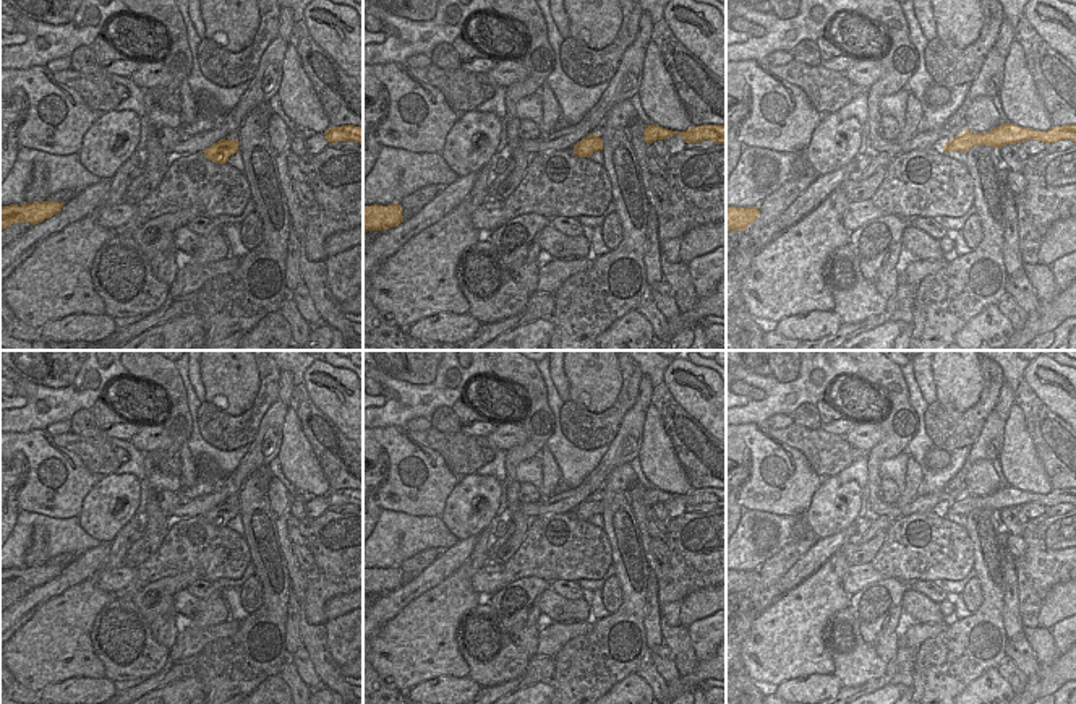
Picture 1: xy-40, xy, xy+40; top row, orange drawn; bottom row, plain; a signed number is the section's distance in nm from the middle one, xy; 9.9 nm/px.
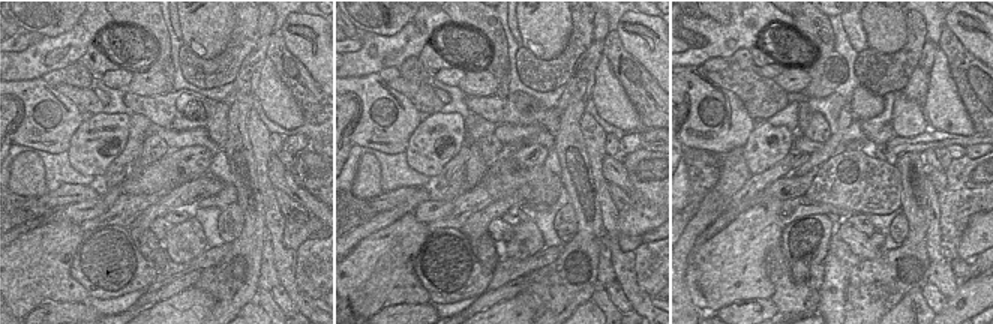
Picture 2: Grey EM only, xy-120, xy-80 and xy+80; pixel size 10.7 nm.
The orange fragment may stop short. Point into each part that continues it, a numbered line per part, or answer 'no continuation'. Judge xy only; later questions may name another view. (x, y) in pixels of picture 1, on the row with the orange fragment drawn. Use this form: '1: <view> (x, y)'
no continuation.

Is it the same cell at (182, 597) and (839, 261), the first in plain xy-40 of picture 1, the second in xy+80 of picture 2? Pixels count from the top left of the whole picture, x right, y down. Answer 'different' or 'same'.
different

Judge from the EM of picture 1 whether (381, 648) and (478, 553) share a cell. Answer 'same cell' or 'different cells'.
same cell

